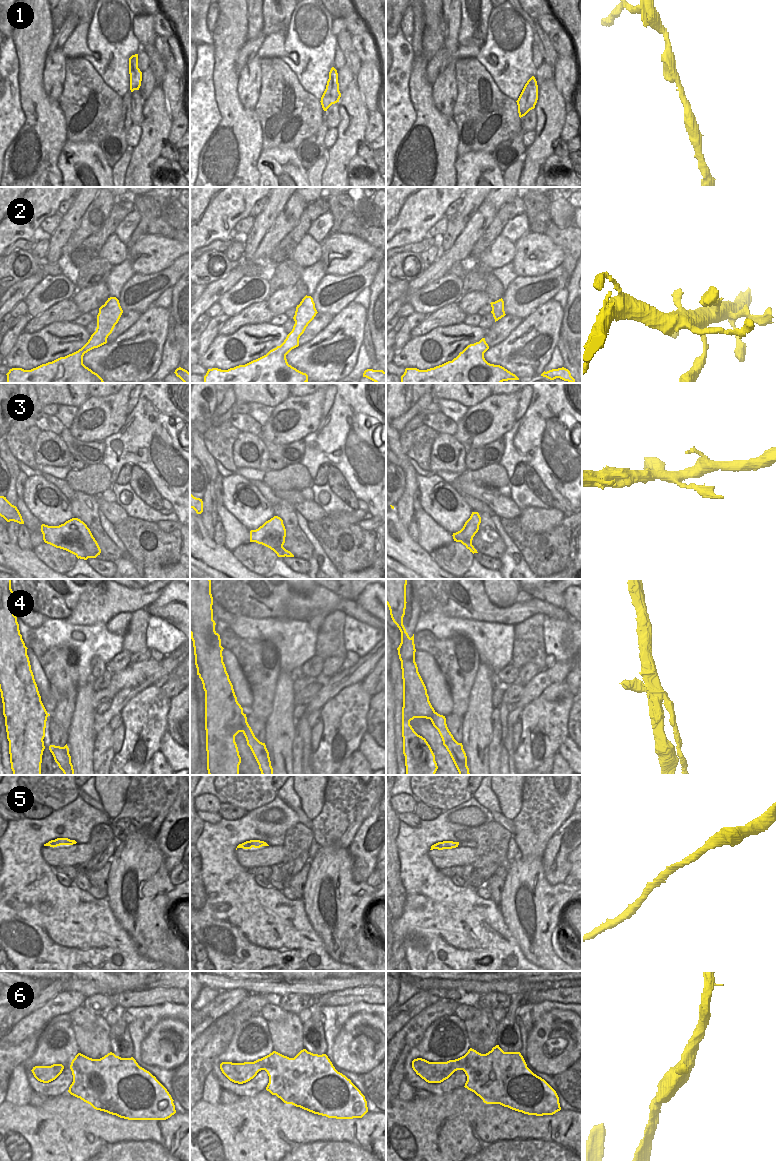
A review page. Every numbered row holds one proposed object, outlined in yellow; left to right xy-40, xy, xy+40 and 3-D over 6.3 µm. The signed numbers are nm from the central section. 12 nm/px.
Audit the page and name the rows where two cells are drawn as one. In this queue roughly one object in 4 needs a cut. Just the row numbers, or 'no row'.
4

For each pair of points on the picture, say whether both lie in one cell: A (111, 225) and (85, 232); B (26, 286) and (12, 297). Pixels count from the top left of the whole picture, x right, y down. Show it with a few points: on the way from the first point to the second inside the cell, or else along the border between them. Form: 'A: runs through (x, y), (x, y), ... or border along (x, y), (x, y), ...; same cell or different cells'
A: border along (112, 207), (105, 223), (82, 242); different cells
B: runs through (23, 288), (15, 294); same cell

